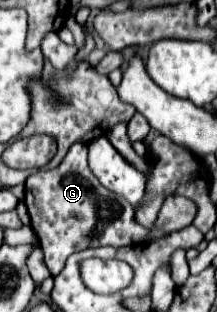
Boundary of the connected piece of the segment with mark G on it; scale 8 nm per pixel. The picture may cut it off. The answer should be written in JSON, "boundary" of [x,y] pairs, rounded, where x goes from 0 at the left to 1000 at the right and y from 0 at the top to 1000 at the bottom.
{"boundary":[[[336,458],[318,490],[253,542],[161,548],[115,580],[115,657],[143,689],[189,798],[207,798],[207,849],[235,881],[272,881],[327,811],[410,792],[576,792],[604,779],[677,779],[687,734],[622,708],[622,670],[558,631],[493,612],[401,529],[401,471]]]}

